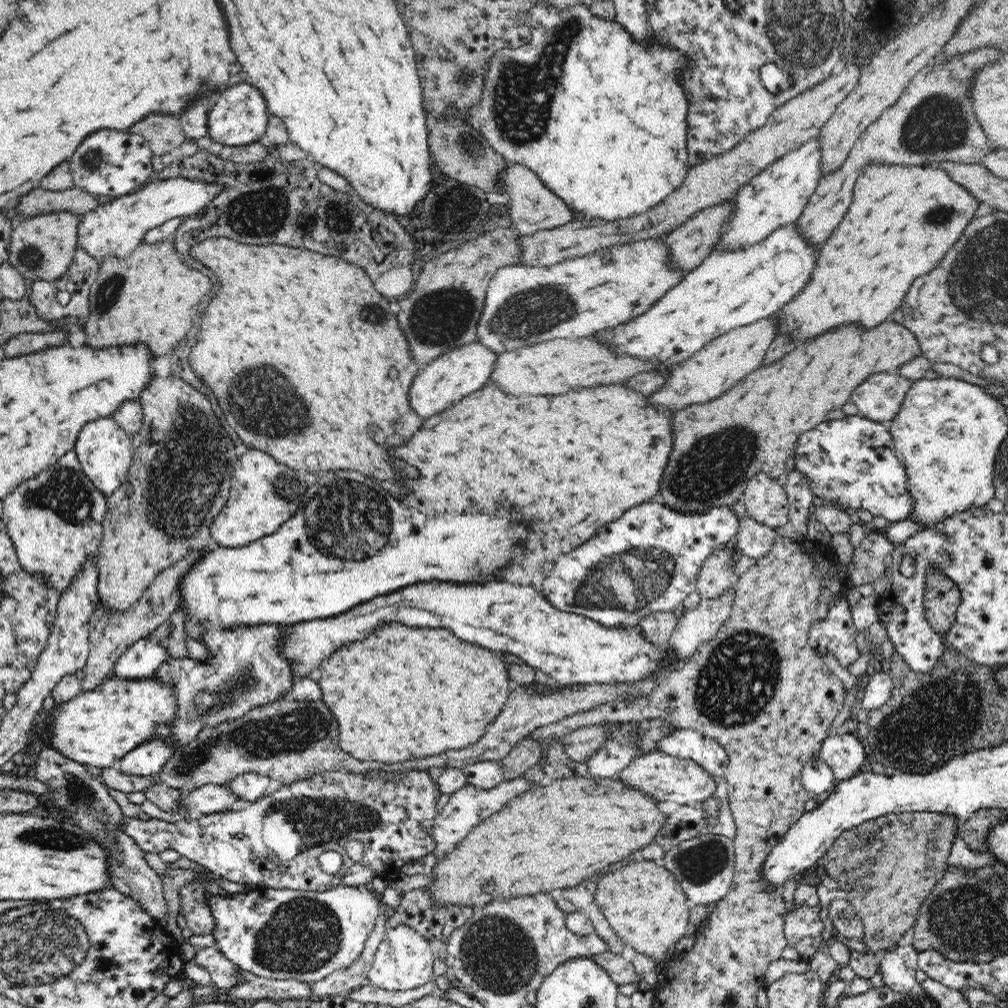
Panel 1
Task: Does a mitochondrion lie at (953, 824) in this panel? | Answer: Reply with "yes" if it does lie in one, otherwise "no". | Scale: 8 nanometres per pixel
no

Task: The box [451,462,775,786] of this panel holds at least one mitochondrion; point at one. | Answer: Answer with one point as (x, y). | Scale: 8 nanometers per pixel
(630, 579)

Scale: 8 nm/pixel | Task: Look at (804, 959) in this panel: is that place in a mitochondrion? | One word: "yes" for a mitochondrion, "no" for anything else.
no

